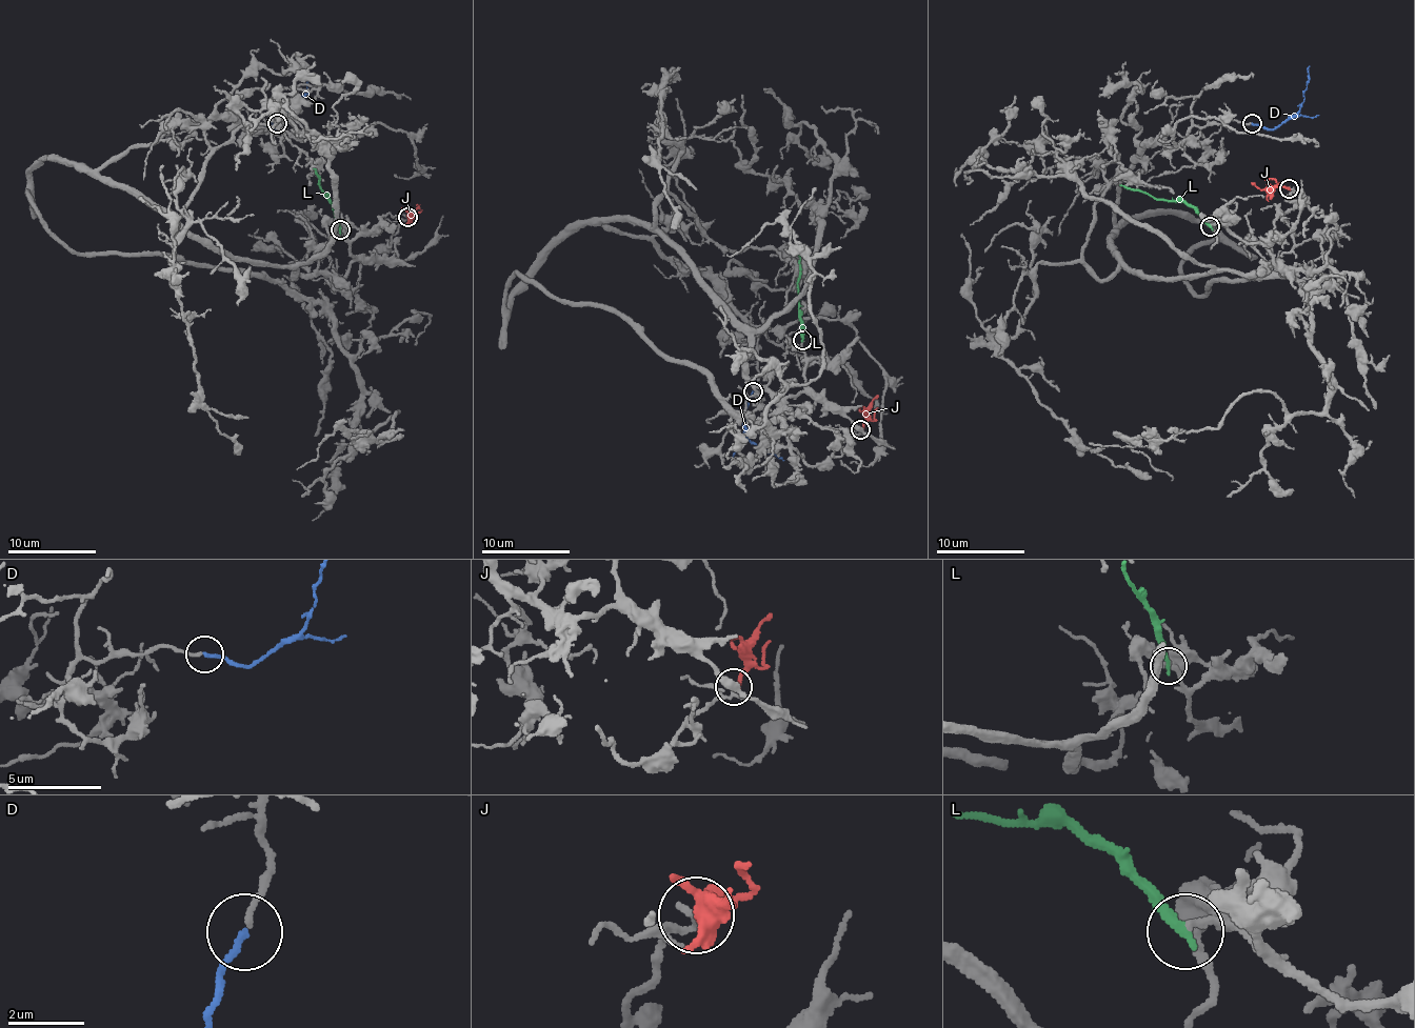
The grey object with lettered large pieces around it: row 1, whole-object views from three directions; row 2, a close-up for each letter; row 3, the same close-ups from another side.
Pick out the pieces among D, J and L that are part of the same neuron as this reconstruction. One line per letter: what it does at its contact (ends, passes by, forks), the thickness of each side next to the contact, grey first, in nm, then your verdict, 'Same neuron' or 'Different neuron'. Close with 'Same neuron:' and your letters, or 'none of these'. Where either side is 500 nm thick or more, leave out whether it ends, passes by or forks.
D: It ends there. Thickness 150 nm (grey) against 180 nm. Same neuron
J: It ends there. Thickness 190 nm (grey) against 200 nm. Different neuron
L: It ends there. Thickness 160 nm (grey) against 280 nm. Different neuron
Same neuron: D

